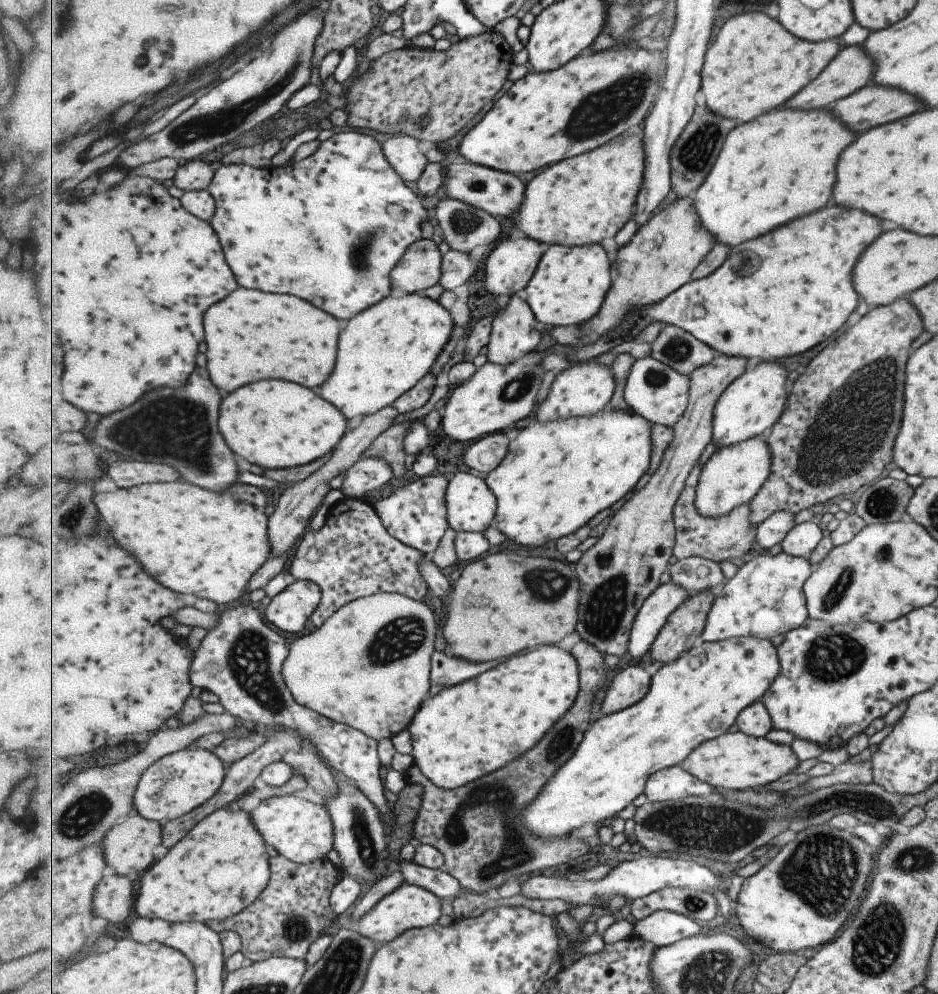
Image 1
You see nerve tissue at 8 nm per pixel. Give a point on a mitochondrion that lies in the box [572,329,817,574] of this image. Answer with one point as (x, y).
(677, 350)

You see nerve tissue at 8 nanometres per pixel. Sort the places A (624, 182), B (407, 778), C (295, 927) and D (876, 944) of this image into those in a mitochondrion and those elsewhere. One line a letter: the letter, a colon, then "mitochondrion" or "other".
A: other
B: other
C: mitochondrion
D: mitochondrion

